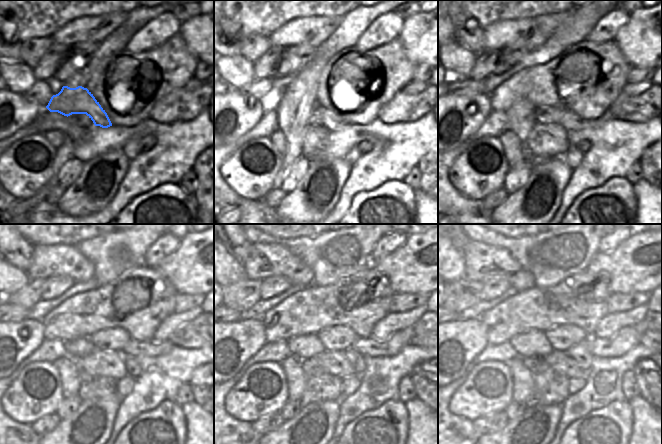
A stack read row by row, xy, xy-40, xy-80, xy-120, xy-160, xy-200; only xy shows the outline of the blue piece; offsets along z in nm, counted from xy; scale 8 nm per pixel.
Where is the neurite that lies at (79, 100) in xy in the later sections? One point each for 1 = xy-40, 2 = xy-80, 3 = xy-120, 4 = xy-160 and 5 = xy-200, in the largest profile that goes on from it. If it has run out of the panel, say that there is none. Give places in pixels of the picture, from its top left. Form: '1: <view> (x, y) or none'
1: xy-40 (330, 120)
2: xy-80 (571, 121)
3: xy-120 (134, 347)
4: xy-160 (369, 346)
5: xy-200 (625, 339)

